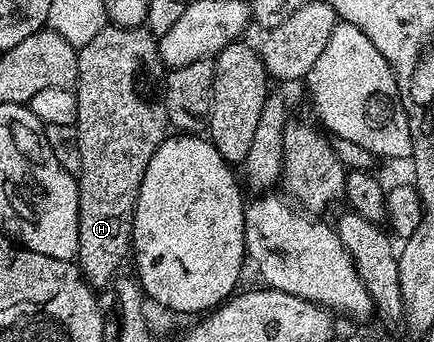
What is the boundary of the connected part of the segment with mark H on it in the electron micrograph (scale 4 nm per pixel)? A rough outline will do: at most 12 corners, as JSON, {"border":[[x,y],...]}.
{"border":[[106,25],[77,53],[75,262],[130,258],[171,124],[158,40]]}

